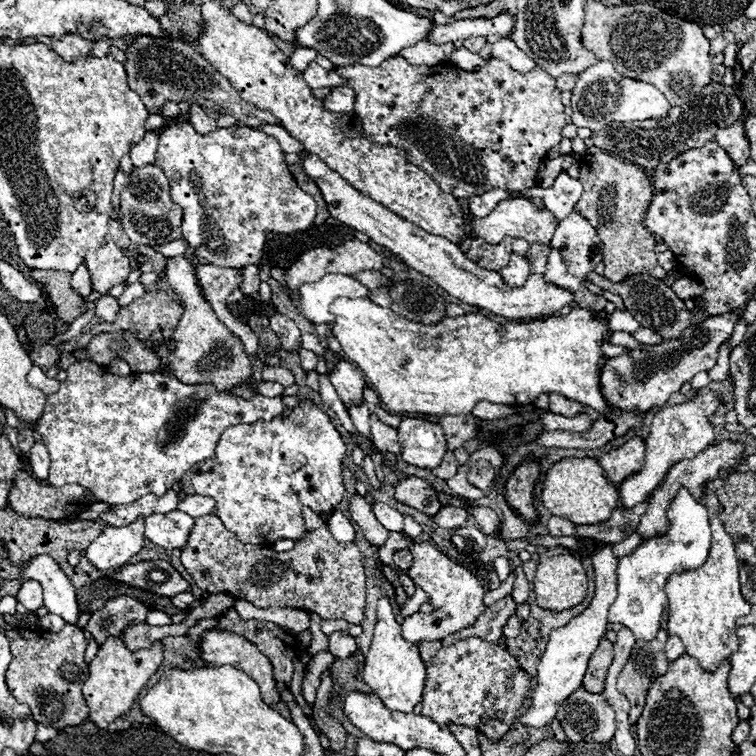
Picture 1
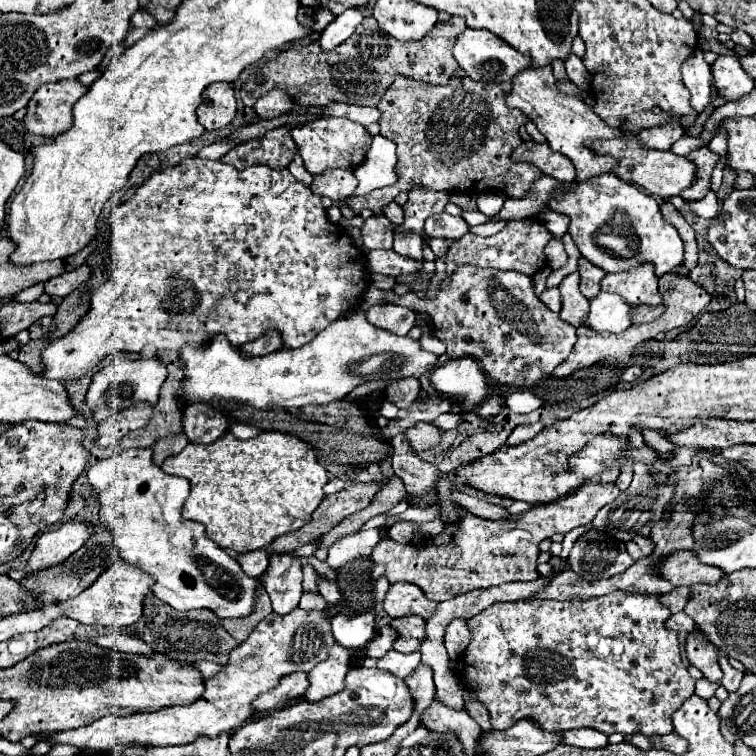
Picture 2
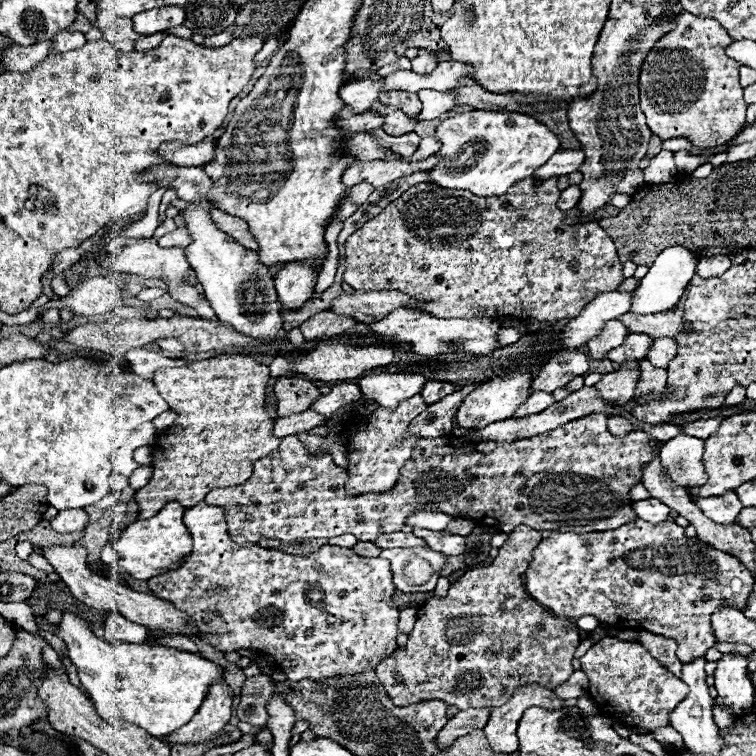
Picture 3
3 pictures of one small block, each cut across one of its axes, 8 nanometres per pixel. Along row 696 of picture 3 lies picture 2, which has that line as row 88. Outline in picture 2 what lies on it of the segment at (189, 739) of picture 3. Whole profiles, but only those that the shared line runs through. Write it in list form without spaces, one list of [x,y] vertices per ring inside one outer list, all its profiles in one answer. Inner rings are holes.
[[[214,82],[202,92],[202,102],[196,110],[198,122],[206,130],[224,128],[236,116],[236,98],[230,82]]]

